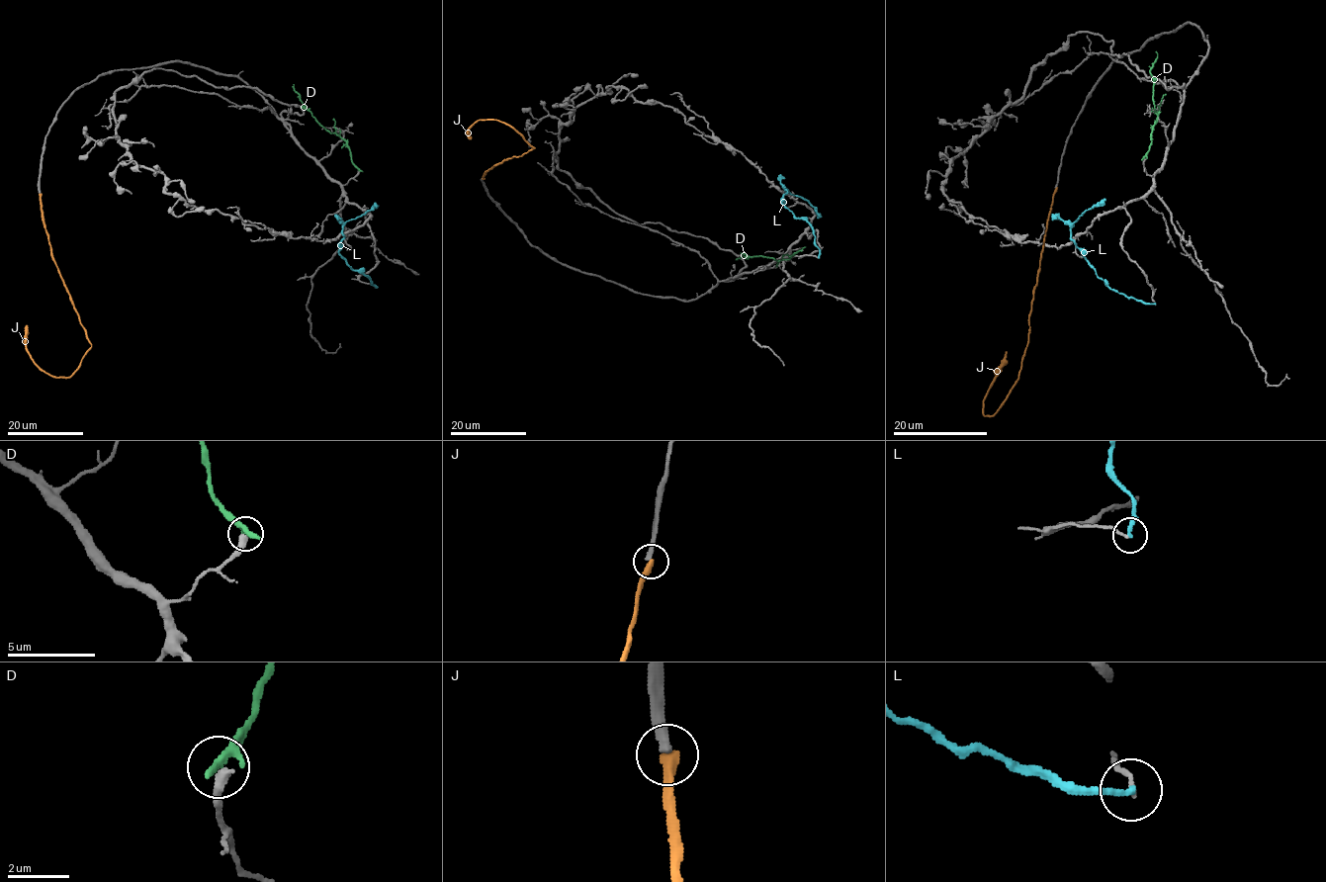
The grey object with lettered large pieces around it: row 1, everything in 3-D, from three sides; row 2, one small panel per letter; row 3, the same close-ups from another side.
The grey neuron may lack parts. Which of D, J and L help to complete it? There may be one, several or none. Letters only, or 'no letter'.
no letter

